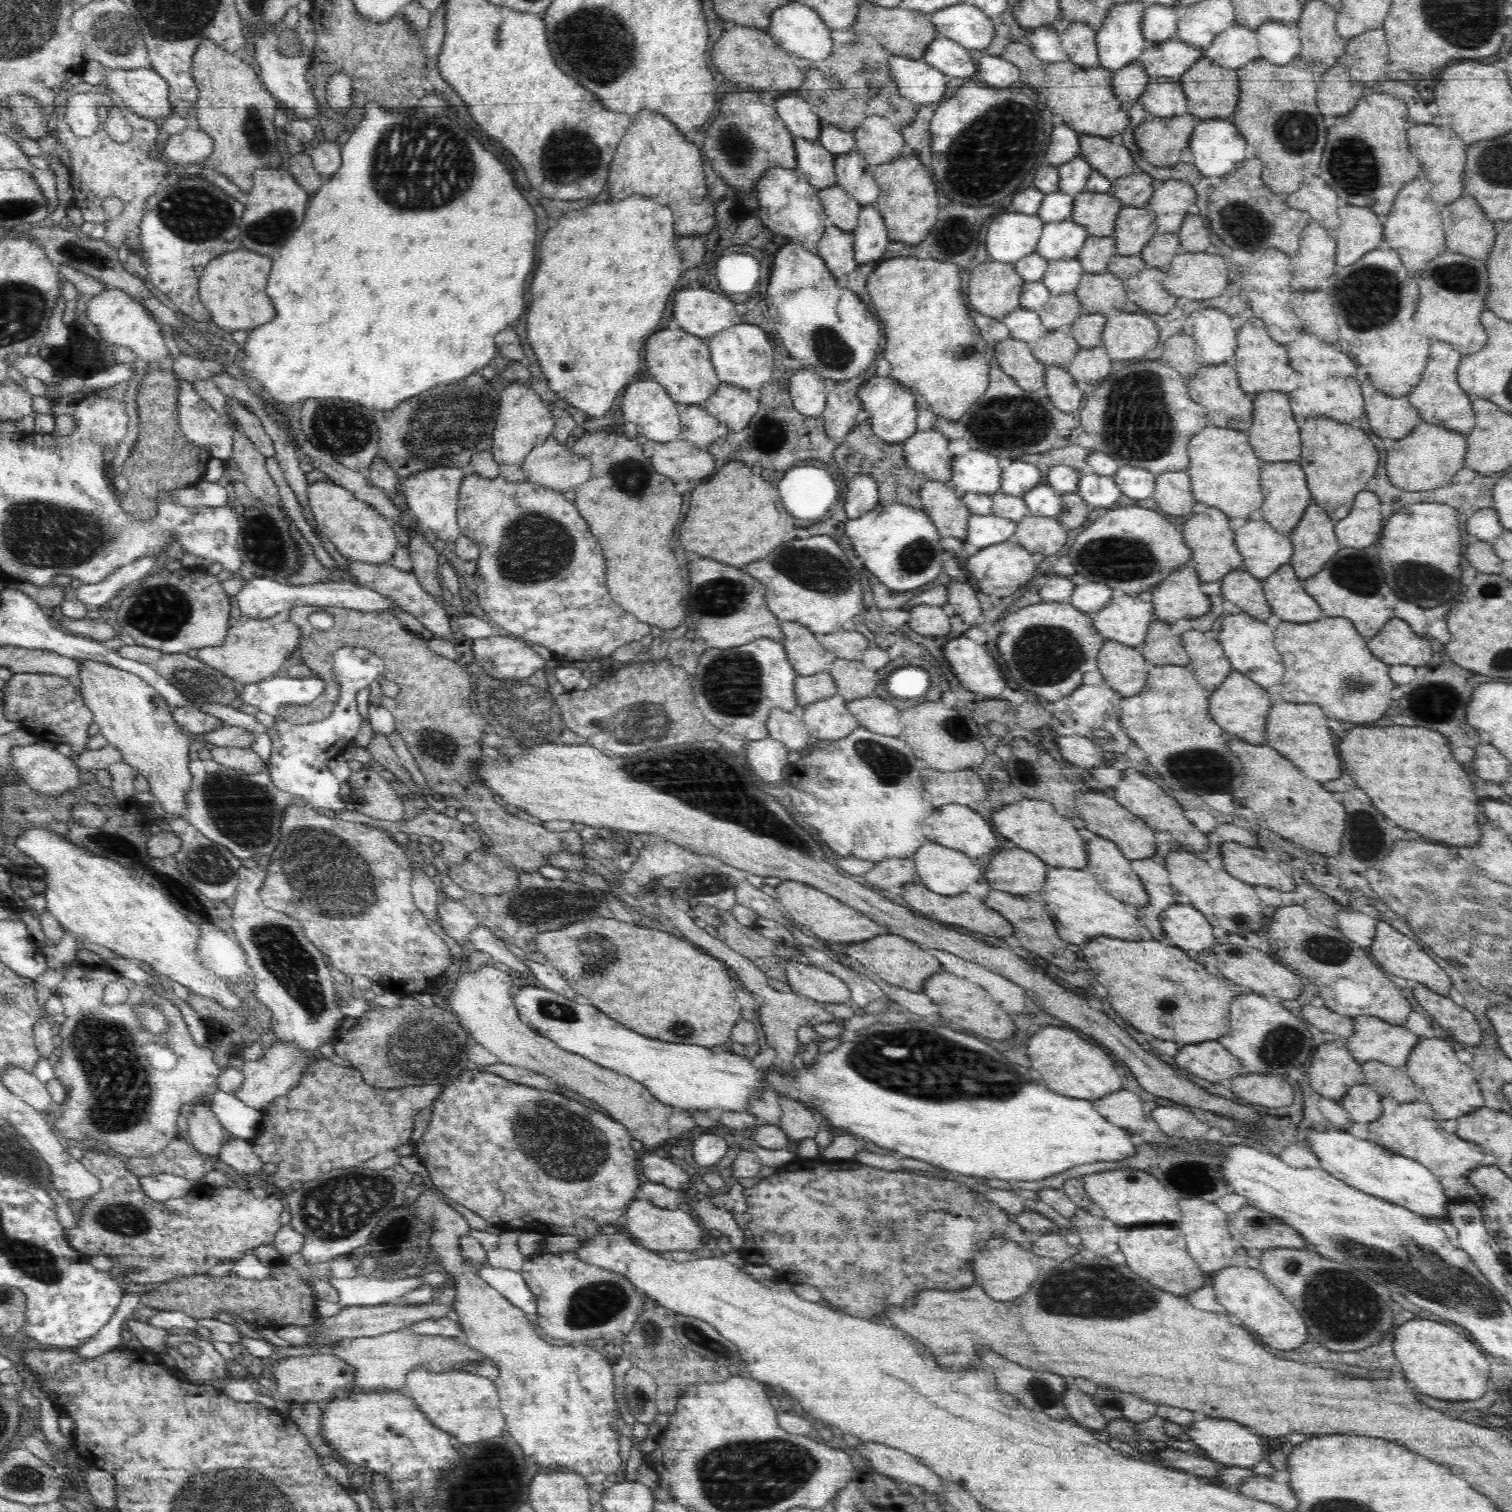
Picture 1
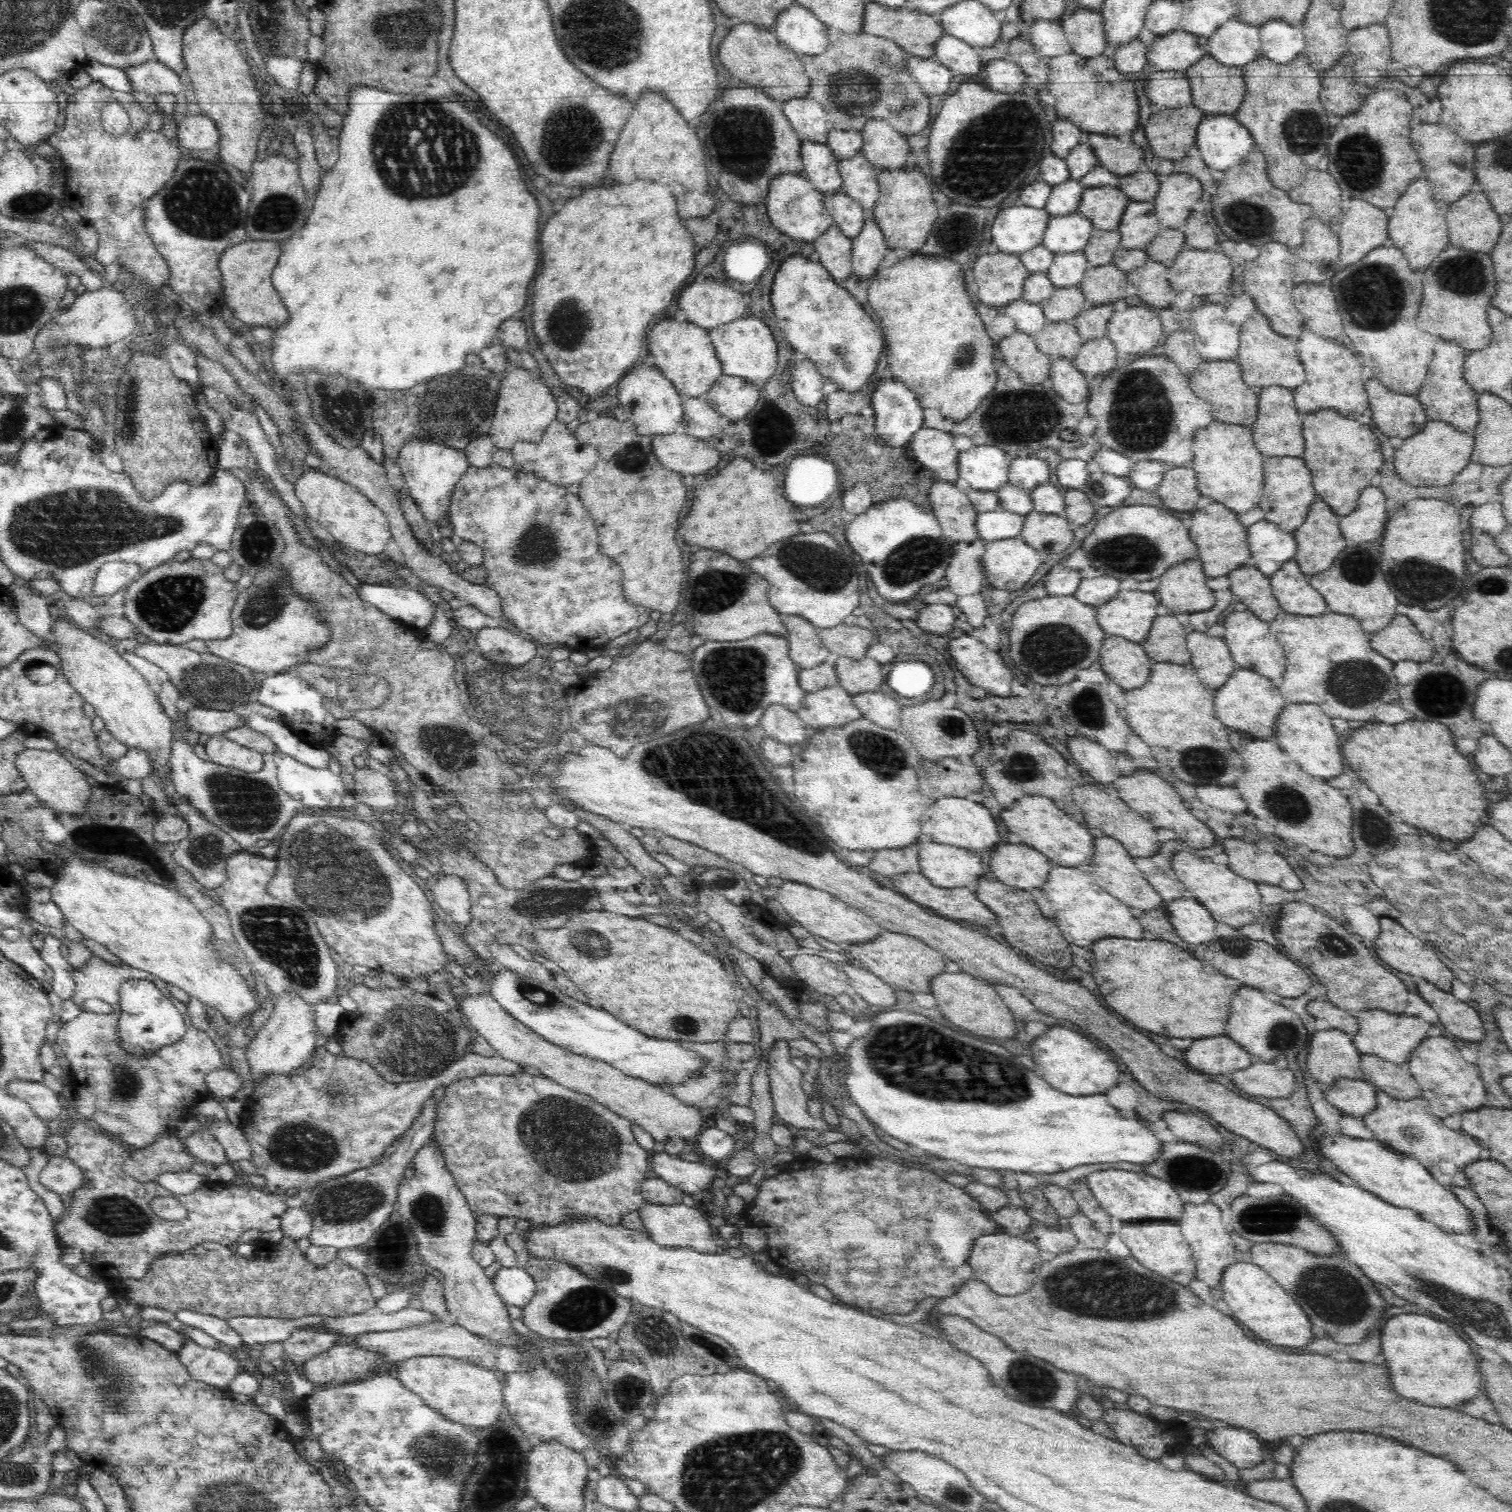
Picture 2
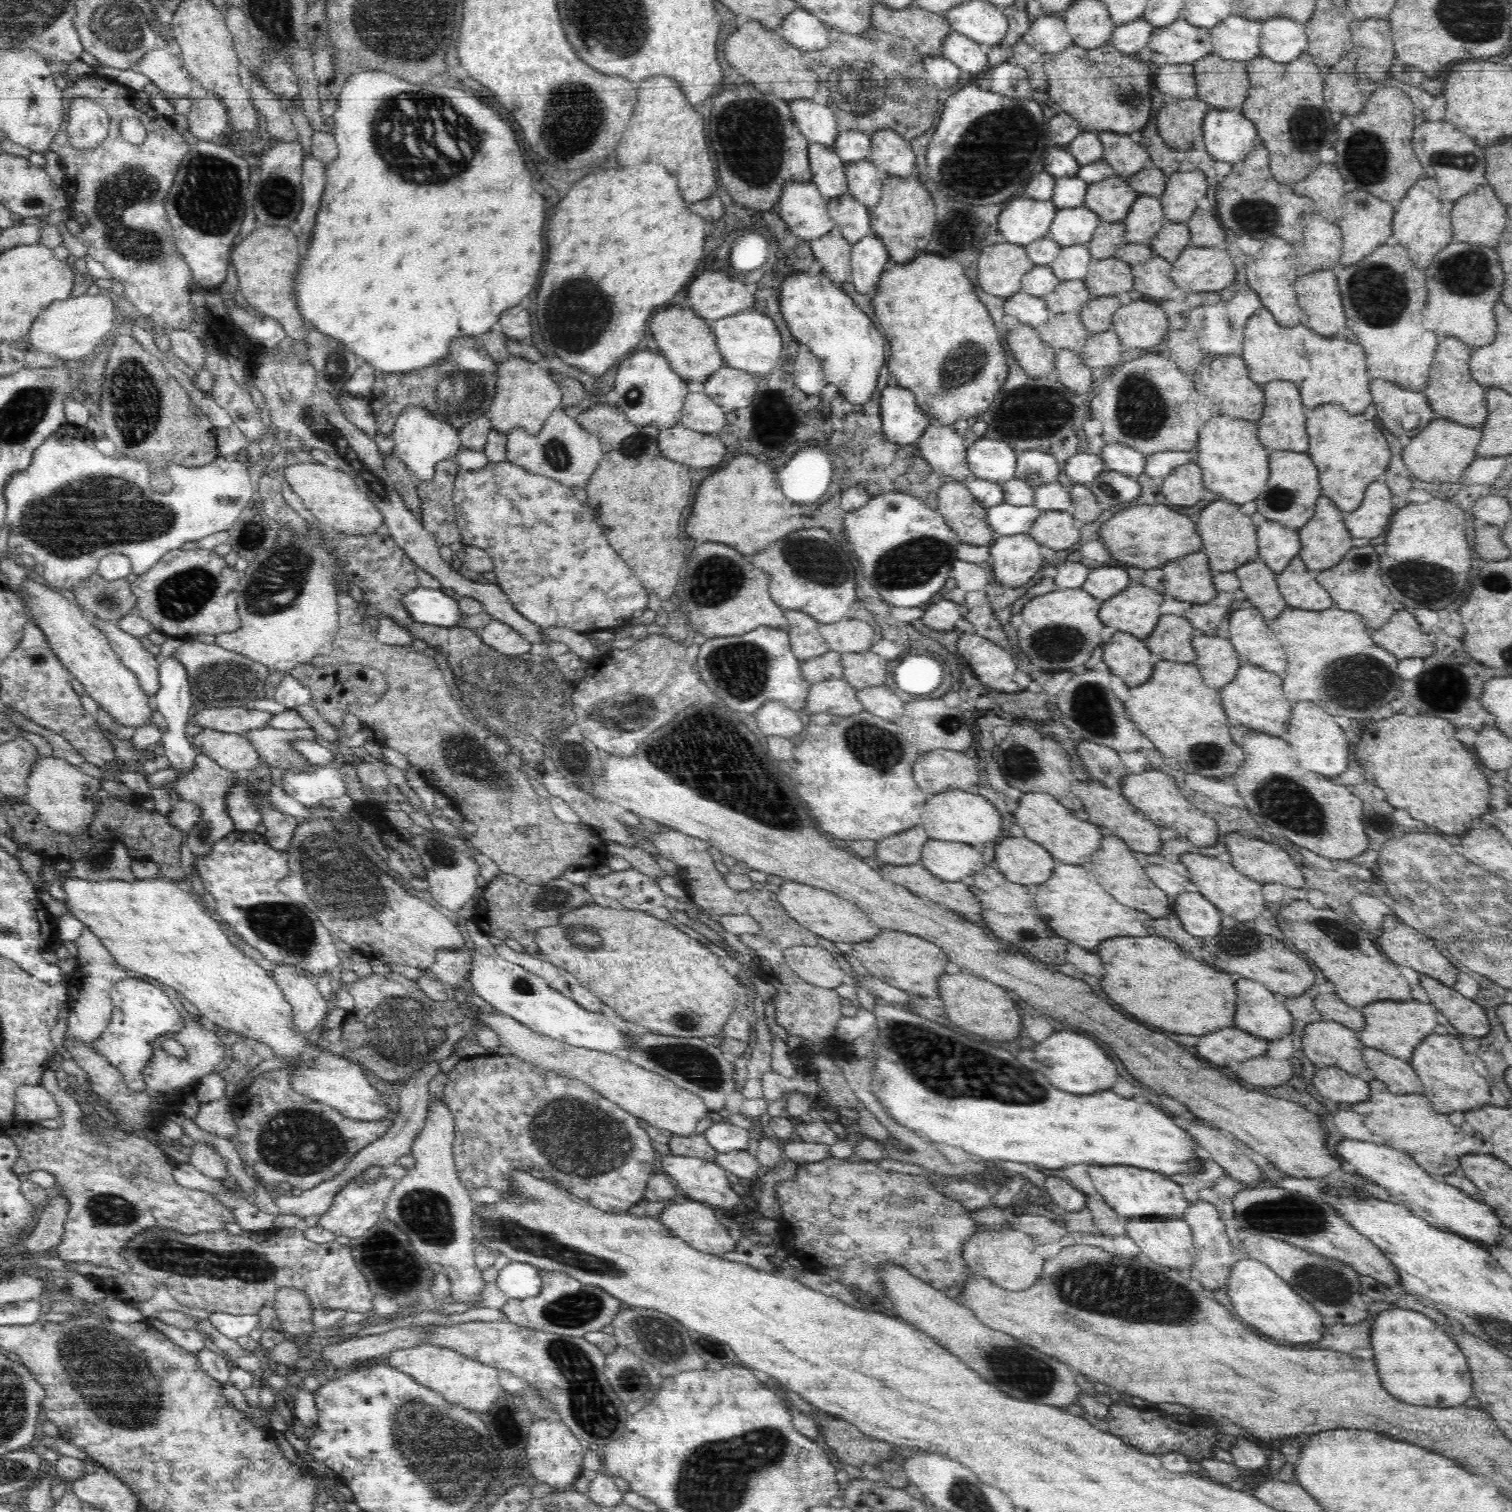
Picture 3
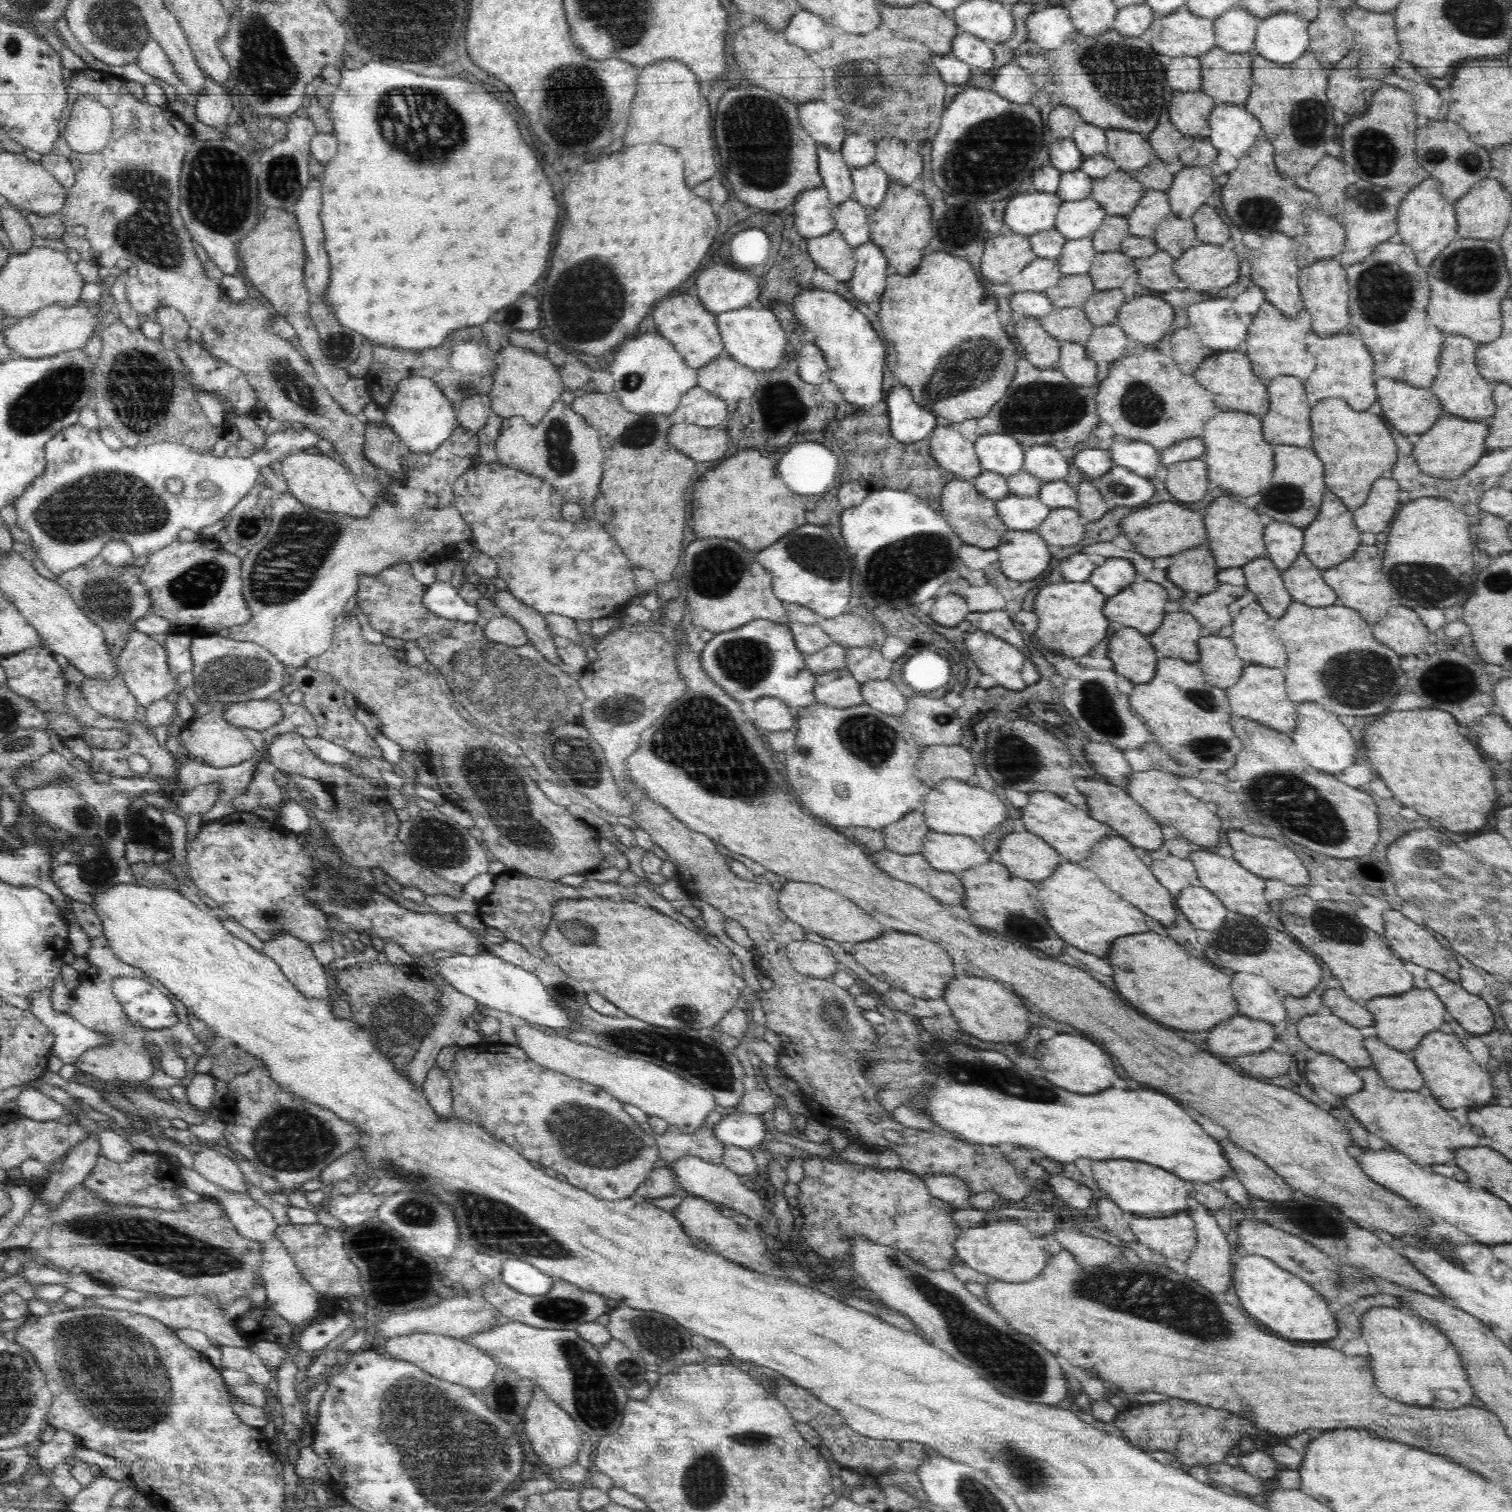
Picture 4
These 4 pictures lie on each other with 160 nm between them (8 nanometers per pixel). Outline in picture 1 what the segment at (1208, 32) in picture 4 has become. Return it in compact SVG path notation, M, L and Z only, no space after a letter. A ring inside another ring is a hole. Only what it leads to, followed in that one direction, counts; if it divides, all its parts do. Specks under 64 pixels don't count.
M1177 38L1148 46L1139 58L1151 79L1177 79L1205 56L1202 48L1192 48Z

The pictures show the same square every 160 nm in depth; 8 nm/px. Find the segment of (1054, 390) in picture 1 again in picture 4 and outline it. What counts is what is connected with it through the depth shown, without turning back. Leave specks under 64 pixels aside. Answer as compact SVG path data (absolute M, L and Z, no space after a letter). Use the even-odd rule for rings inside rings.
M1066 342L1061 345L1060 352L1056 366L1070 382L1078 386L1096 383L1096 361L1087 355L1084 345Z

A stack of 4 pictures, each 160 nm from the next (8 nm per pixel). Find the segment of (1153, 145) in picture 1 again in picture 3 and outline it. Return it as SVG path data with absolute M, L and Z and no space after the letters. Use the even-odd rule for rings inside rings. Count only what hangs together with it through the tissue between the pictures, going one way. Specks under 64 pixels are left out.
M1196 96L1184 100L1167 100L1156 116L1156 130L1164 144L1182 152L1203 135L1205 116L1213 109Z

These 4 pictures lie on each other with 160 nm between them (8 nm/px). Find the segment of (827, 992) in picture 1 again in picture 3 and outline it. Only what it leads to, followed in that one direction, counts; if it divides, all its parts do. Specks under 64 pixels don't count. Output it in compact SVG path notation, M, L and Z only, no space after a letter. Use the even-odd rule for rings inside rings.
M790 946L784 957L802 980L814 986L835 989L848 982L836 955L821 946Z

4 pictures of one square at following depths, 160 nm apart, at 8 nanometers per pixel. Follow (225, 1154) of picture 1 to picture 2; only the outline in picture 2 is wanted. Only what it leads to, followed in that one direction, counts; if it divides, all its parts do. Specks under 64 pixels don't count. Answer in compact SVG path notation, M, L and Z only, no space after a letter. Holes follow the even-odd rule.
M228 1119L224 1121L214 1120L212 1124L205 1126L206 1129L220 1142L226 1152L228 1164L233 1162L248 1163L253 1156L251 1147L243 1130L234 1127Z

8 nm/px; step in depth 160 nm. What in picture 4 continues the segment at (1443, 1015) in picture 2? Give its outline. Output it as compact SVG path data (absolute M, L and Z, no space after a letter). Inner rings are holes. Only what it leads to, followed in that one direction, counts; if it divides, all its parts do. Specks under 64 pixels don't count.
M1433 970L1426 973L1426 980L1462 1028L1474 1035L1486 1034L1493 1029L1495 1020L1484 999L1470 994L1459 982L1448 980Z

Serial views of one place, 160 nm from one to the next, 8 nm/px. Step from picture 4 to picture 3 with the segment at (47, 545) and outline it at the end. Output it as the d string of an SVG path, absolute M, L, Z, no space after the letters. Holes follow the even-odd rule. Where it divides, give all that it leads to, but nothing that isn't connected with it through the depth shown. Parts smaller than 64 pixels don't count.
M65 424L32 453L27 469L15 472L4 487L5 524L9 528L7 554L30 554L44 568L43 577L51 588L69 596L71 589L97 572L100 560L108 554L122 554L131 560L132 573L148 572L170 550L204 536L224 532L236 522L252 501L252 482L248 464L233 457L218 456L214 462L188 468L170 462L163 470L173 486L168 493L151 488L152 468L149 462L129 456L105 456L96 449L96 439L86 426Z

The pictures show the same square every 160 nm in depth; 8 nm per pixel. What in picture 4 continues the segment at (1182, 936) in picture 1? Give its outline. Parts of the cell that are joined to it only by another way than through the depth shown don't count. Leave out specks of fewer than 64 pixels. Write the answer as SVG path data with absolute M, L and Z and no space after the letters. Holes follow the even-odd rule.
M1190 885L1183 888L1177 904L1191 924L1202 931L1211 932L1226 918L1227 908L1213 892L1204 887Z

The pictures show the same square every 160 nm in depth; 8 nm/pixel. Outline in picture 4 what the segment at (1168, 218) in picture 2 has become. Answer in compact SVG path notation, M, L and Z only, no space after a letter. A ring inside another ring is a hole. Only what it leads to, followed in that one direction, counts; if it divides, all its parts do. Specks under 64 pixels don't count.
M1204 166L1184 167L1175 174L1172 185L1166 192L1170 200L1170 214L1190 219L1214 192L1210 169Z

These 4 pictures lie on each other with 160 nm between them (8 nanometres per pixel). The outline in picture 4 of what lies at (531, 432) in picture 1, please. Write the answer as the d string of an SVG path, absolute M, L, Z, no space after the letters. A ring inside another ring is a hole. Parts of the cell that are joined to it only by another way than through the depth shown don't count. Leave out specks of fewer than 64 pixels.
M510 344L495 354L494 361L498 370L493 376L492 390L489 394L493 414L502 418L523 416L528 424L538 424L564 392L563 378L558 367L545 355Z

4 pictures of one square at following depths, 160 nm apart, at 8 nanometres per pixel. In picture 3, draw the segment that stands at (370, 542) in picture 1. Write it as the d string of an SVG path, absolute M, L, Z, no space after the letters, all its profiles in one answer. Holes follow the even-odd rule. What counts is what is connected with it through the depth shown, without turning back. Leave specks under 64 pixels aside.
M297 462L282 470L279 476L302 498L304 507L321 527L335 529L346 535L362 536L376 534L380 530L383 516L378 507L356 486L352 478L329 463Z

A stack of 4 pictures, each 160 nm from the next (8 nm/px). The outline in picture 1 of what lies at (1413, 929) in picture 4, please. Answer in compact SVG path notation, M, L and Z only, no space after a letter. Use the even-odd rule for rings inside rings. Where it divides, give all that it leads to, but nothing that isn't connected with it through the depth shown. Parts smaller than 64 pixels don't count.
M1378 921L1376 924L1376 934L1368 948L1368 953L1381 968L1394 974L1394 976L1415 980L1427 986L1432 992L1436 992L1444 997L1449 996L1452 983L1446 972L1424 951L1422 946L1392 928L1390 924Z

